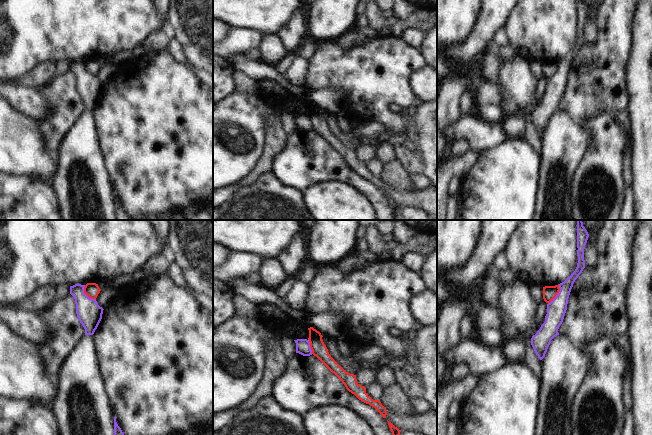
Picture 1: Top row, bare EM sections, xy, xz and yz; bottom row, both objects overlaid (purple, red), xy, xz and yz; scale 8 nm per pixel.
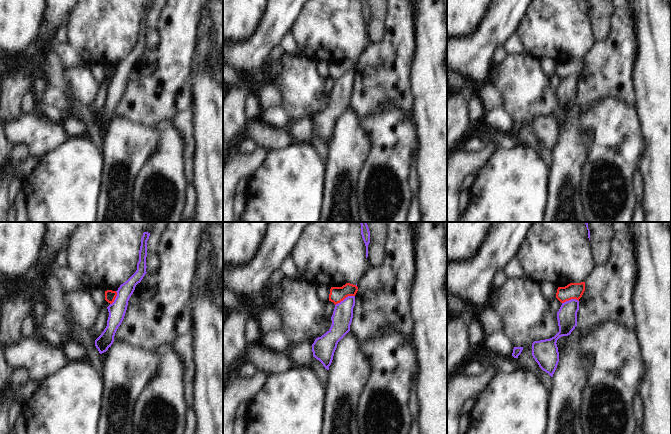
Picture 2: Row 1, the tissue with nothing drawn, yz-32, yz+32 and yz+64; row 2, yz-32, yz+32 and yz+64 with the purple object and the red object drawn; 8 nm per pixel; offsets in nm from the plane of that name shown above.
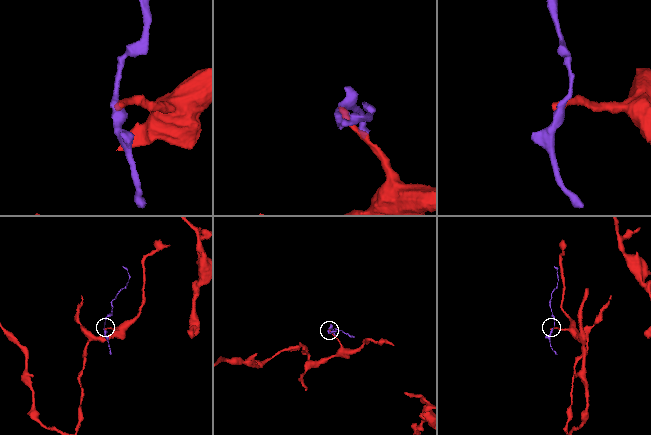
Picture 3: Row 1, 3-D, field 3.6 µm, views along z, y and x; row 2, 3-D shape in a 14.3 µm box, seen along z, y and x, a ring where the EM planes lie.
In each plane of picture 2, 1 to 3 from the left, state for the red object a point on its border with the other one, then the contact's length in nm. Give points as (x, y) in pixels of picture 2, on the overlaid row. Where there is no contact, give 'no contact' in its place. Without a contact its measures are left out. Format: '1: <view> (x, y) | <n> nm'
1: yz-32 (115, 298) | 120 nm
2: yz+32 (345, 298) | 180 nm
3: yz+64 (570, 300) | 140 nm

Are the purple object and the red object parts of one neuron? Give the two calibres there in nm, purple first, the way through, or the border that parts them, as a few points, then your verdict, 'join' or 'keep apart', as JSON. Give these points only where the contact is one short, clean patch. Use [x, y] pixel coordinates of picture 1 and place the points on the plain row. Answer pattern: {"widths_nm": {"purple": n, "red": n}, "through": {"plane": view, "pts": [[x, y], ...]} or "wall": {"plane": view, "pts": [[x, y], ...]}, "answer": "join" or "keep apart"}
{"widths_nm": {"purple": 160, "red": 110}, "wall": {"plane": "yz", "pts": [[559, 60], [559, 68], [548, 79]]}, "answer": "keep apart"}

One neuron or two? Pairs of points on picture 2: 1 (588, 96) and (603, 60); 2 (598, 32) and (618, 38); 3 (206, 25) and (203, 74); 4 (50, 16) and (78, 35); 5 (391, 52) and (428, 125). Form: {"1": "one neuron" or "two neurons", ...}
{"1": "one neuron", "2": "two neurons", "3": "one neuron", "4": "two neurons", "5": "two neurons"}

